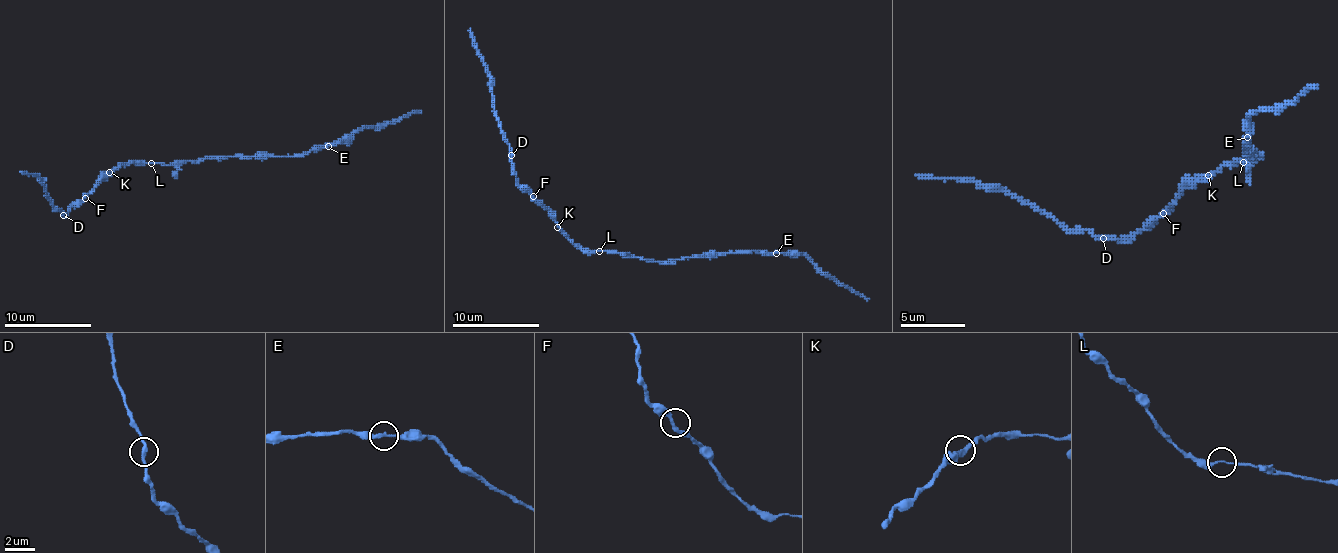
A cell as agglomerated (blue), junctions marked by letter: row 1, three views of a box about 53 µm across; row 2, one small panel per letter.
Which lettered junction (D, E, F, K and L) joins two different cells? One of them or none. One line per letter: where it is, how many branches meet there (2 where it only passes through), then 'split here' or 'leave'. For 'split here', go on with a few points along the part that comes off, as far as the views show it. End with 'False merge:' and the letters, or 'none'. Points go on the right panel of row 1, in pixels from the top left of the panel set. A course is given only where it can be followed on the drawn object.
D: place (1103, 238); branches 2; leave
E: place (1247, 137); branches 2; leave
F: place (1163, 213); branches 2; leave
K: place (1208, 175); branches 2; leave
L: place (1243, 162); branches 2; leave
False merge: none

